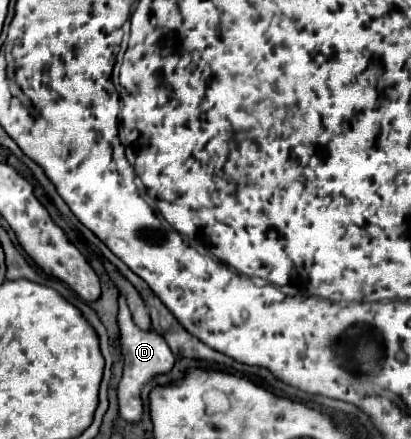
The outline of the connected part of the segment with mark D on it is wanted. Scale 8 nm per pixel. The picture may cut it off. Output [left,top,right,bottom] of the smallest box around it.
[118,298,174,422]

